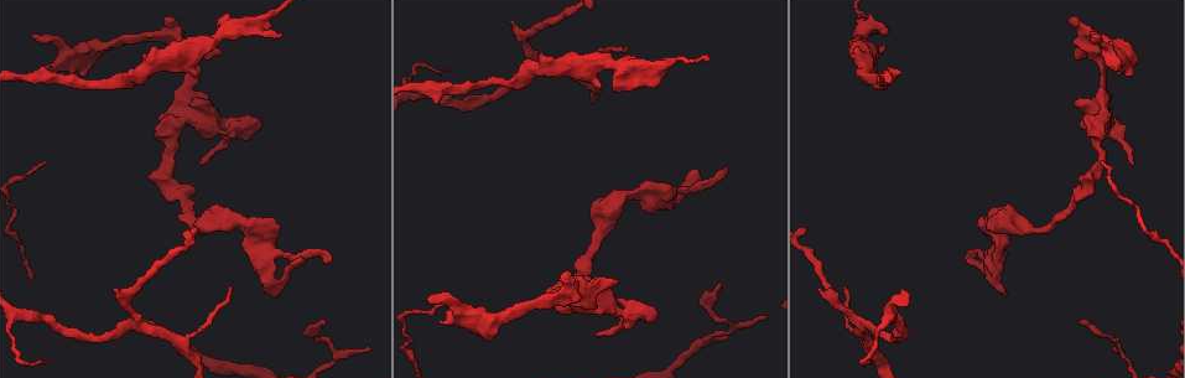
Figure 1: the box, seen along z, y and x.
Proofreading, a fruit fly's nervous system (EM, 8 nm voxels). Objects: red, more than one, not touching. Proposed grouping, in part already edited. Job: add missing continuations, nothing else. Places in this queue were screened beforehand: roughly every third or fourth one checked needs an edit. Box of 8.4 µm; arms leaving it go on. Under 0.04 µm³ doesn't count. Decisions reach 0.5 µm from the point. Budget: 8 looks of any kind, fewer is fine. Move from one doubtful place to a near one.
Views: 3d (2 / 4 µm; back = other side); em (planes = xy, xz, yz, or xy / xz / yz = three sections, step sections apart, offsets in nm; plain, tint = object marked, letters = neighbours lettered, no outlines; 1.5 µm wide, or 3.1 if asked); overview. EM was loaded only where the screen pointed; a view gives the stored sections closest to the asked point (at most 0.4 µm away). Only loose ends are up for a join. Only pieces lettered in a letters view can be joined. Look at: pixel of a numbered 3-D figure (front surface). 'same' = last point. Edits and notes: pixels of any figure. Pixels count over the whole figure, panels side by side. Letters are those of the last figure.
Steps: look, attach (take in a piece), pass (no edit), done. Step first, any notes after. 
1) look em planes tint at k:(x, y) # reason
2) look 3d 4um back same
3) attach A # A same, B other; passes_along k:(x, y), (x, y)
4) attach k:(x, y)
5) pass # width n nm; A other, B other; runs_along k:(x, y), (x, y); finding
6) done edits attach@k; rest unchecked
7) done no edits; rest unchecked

look 3d 2um at 1:(567, 271) # an open end

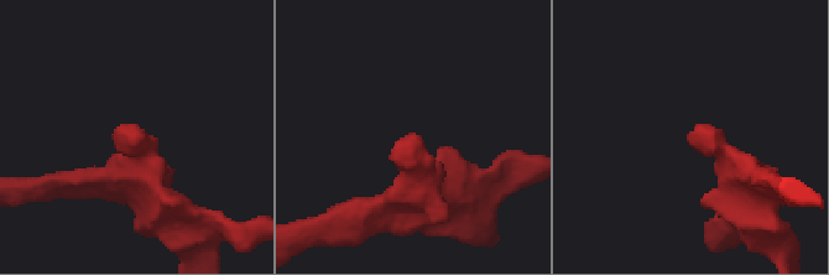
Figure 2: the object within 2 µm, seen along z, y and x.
look em planes letters at 2:(128, 142) # shape alone is not enough

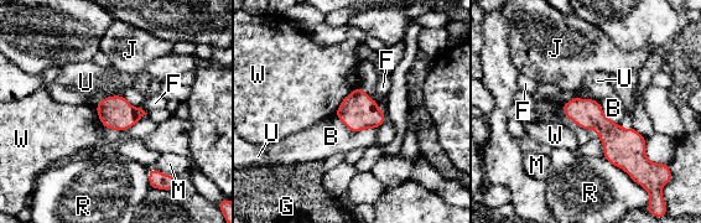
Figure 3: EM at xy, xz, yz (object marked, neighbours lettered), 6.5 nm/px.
pass # longest_contact B 300 nm; B other, F other, G other, J other, M other, R other, U other, W other; border 3:(335, 115), (352, 131), (377, 129); none of them fits

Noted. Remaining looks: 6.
look 3d 4um at 1:(1121, 68) # free end

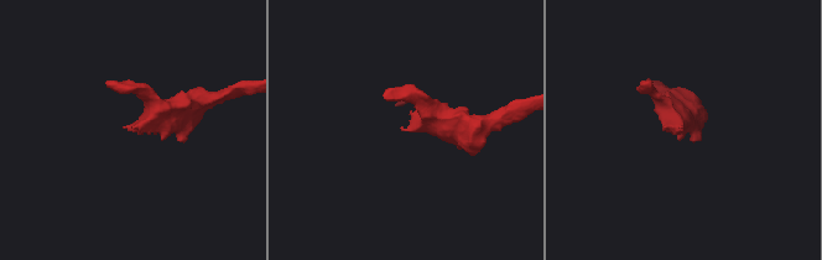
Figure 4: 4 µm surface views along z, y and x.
look em planes letters at 4:(681, 127)

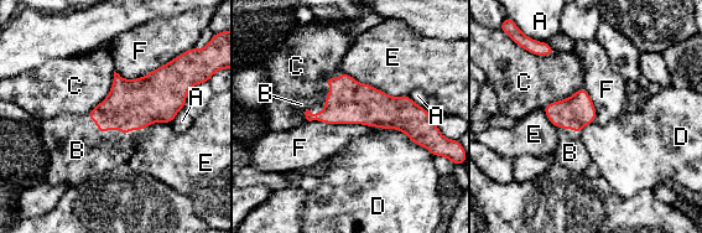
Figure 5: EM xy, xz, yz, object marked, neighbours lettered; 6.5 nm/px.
attach B # A other, B same, C other, D other, E other, F other; passes_along 5:(349, 102), (322, 109), (301, 104); the neuron continues

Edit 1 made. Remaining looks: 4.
look overview

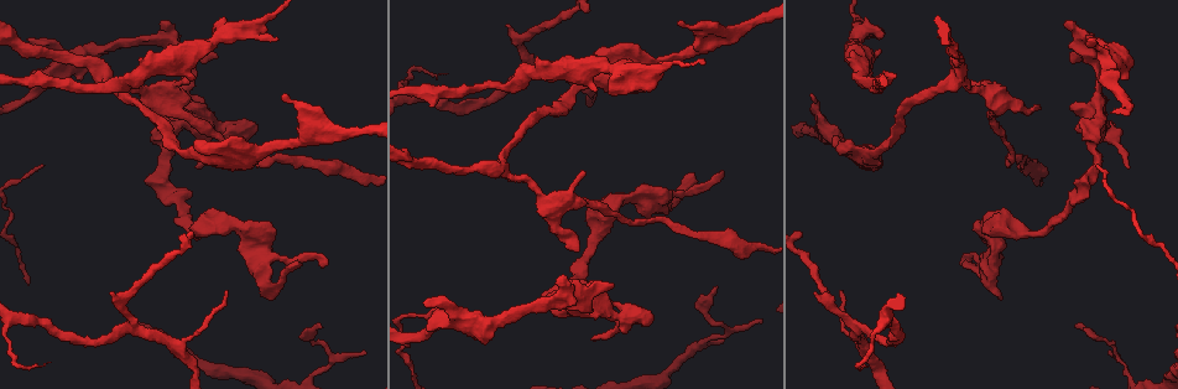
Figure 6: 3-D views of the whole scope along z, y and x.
look 3d 2um at 6:(1128, 167) # free end

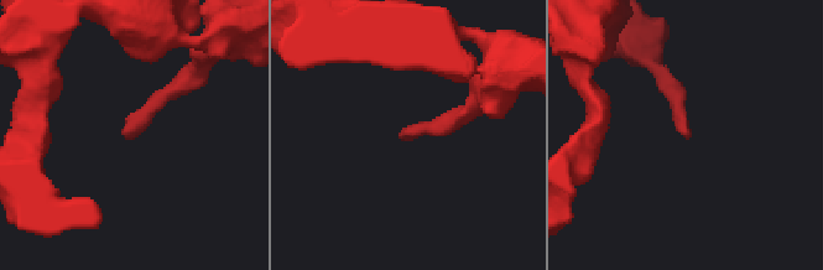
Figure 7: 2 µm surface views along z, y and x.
look em xy step 8 tint at 7:(402, 137) # need the tissue

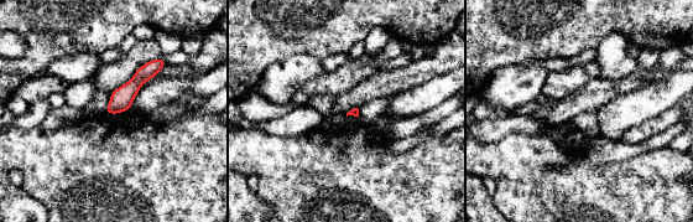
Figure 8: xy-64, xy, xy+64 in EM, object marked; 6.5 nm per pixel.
look em yz step 4 letters same # another direction

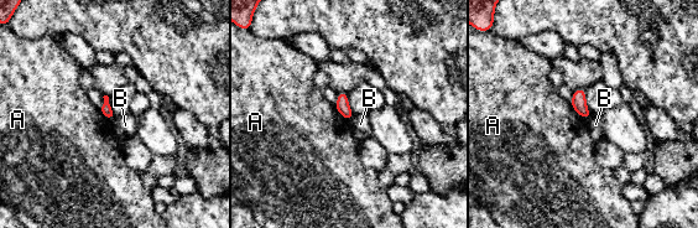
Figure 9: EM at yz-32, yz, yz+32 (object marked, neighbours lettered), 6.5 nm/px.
pass # longest_contact A 170 nm; A other, B other; no lettered piece goes on from it

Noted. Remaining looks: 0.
done edits attach@5; rest unchecked

